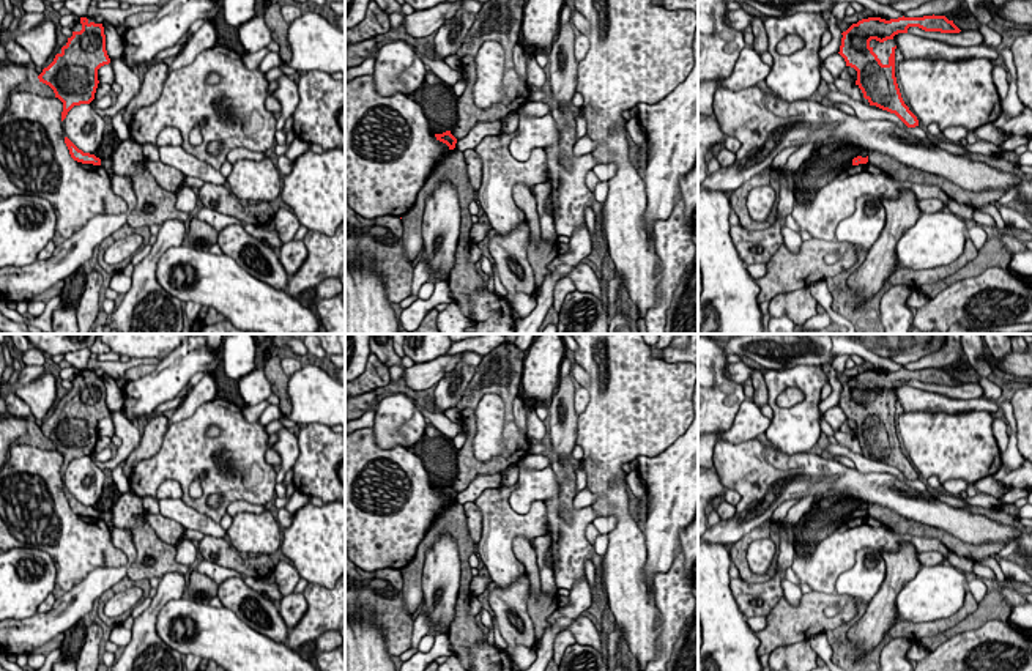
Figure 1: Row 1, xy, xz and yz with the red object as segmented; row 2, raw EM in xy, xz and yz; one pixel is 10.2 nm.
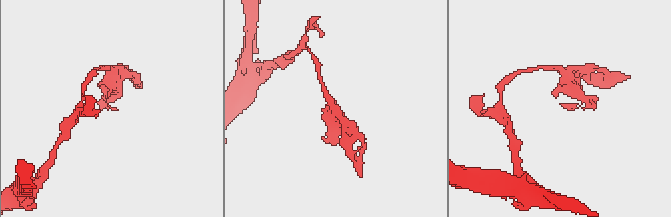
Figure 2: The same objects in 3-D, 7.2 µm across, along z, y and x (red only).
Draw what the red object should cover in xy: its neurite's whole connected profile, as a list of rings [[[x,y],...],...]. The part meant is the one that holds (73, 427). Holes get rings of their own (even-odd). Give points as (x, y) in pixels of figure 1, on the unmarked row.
[[[80,370],[82,383],[72,384],[61,405],[38,428],[63,455],[61,474],[74,458],[90,457],[98,441],[98,422],[110,416],[102,376]]]

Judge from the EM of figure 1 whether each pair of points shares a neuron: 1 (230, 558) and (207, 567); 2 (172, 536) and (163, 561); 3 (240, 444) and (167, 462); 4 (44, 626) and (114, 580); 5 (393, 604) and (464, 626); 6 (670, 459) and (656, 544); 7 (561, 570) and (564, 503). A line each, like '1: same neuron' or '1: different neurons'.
1: different neurons
2: different neurons
3: same neuron
4: same neuron
5: different neurons
6: same neuron
7: same neuron

